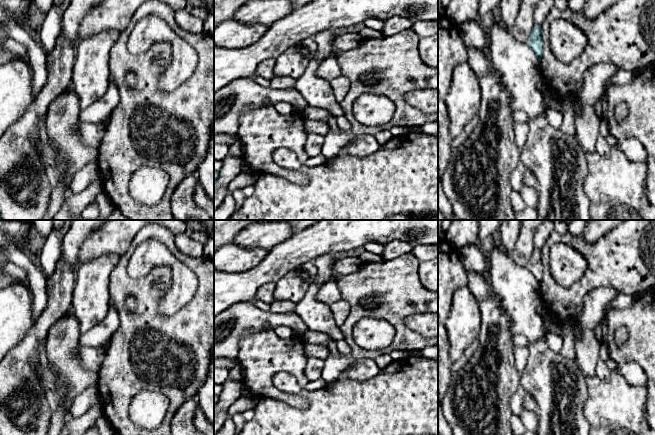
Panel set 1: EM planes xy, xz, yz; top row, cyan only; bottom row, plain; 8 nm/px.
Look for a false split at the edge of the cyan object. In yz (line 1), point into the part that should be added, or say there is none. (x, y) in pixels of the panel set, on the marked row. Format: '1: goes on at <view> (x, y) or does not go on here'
1: does not go on here

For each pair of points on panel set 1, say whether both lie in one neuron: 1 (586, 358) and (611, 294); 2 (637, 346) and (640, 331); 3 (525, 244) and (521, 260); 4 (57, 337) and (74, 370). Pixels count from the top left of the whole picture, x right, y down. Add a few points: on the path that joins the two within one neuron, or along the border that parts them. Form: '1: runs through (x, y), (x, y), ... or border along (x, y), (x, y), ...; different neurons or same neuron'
1: runs through (587, 342), (588, 321), (595, 309); same neuron
2: runs through (640, 342), (640, 335); same neuron
3: runs through (524, 248), (521, 256); same neuron
4: runs through (62, 345), (63, 358), (66, 362); same neuron

